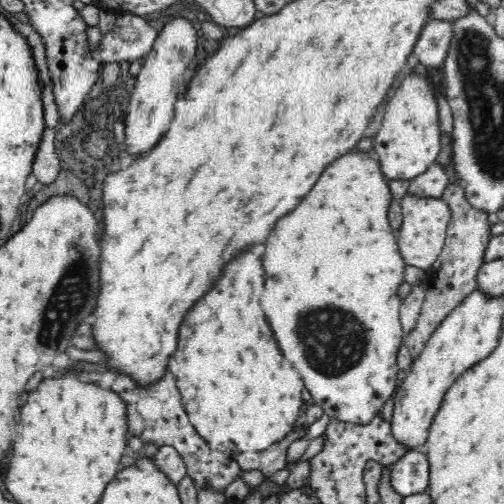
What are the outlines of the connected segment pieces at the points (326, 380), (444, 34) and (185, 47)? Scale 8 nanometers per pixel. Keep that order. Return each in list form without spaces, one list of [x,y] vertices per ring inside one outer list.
[[[355,147],[348,154],[344,154],[342,158],[338,158],[334,164],[330,164],[326,168],[326,172],[322,172],[314,190],[306,196],[306,200],[302,200],[302,204],[298,204],[298,208],[294,208],[294,212],[290,212],[282,220],[278,220],[274,232],[270,232],[270,236],[266,240],[266,252],[262,258],[264,272],[266,272],[266,286],[264,286],[264,292],[260,298],[260,306],[266,314],[266,320],[274,332],[276,340],[278,340],[278,346],[282,348],[282,354],[286,356],[286,360],[292,362],[294,368],[300,370],[306,390],[309,390],[315,404],[321,406],[323,412],[328,414],[330,419],[337,418],[350,424],[368,424],[382,410],[386,400],[396,390],[396,376],[399,372],[397,354],[403,344],[402,323],[399,319],[401,299],[398,296],[398,286],[404,281],[403,273],[407,265],[402,259],[396,232],[389,223],[389,206],[393,200],[376,153],[373,150],[358,151]]]
[[[434,19],[427,22],[418,35],[413,54],[427,67],[437,67],[443,64],[448,54],[452,36],[450,20]]]
[[[184,17],[170,19],[156,40],[150,52],[142,58],[141,71],[134,76],[135,82],[129,94],[125,113],[124,146],[136,158],[150,148],[166,134],[174,116],[174,102],[182,89],[184,70],[196,54],[196,28]]]

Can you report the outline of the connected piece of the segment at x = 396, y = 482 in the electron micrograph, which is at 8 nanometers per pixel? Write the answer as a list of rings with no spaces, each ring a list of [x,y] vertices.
[[[423,450],[408,451],[390,467],[392,488],[400,496],[426,493],[429,489],[429,462]]]

